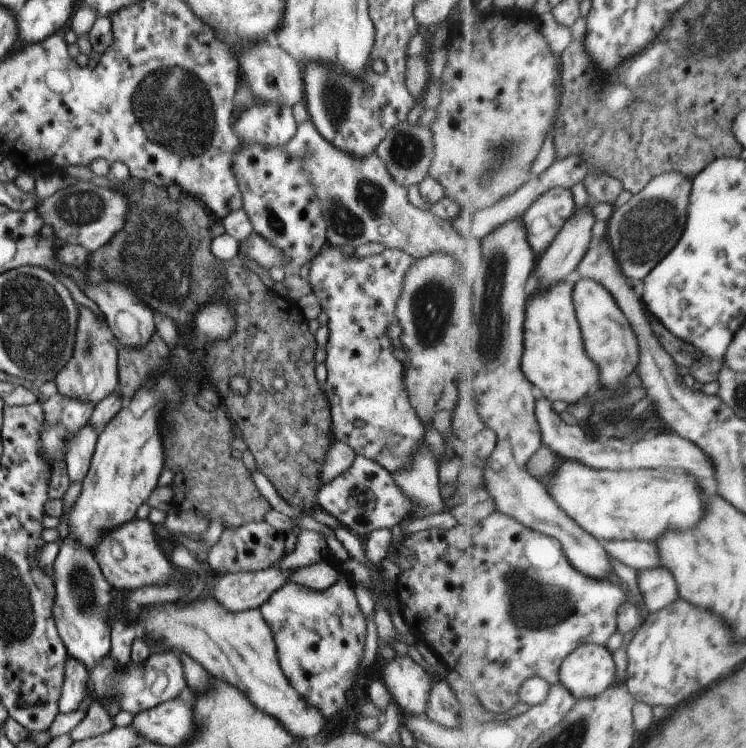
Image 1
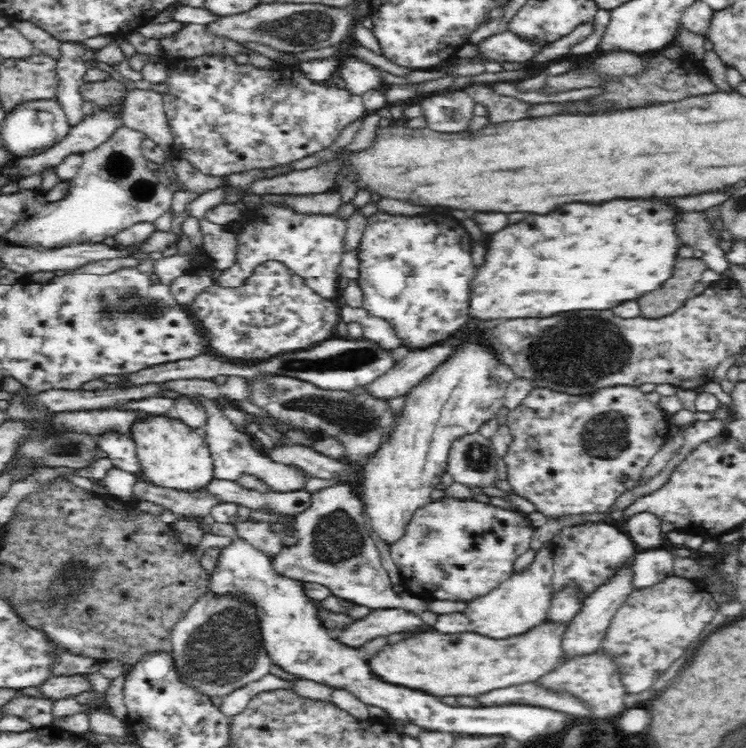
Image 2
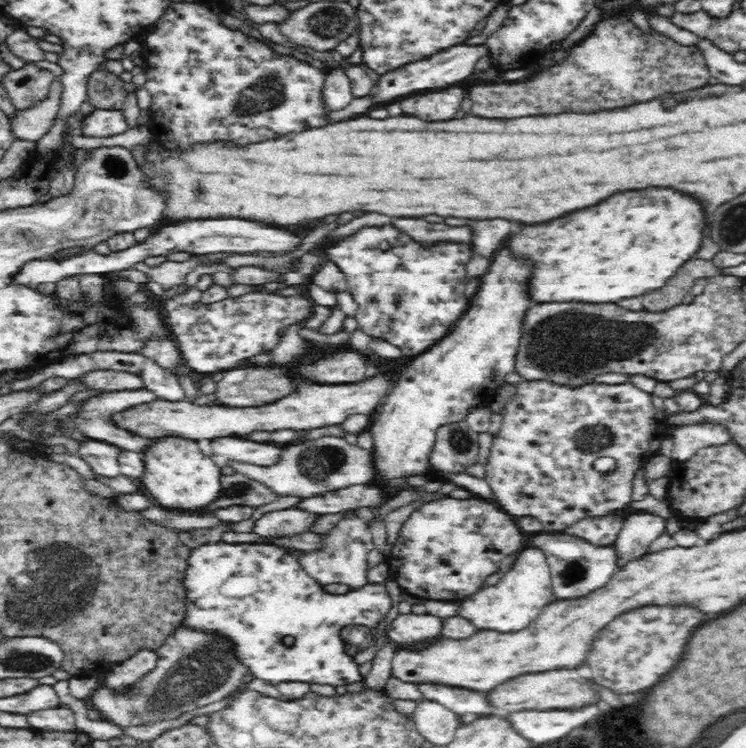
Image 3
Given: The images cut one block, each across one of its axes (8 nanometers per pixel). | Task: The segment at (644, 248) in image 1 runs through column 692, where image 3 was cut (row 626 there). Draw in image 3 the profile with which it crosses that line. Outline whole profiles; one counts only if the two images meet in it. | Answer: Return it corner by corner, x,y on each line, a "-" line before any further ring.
180,625
164,638
161,648
155,651
159,656
157,667
143,682
143,695
115,695
102,685
88,700
88,706
97,708
104,719
123,728
157,719
172,719
186,711
218,702
240,687
246,674
251,673
234,651
232,639
219,632

